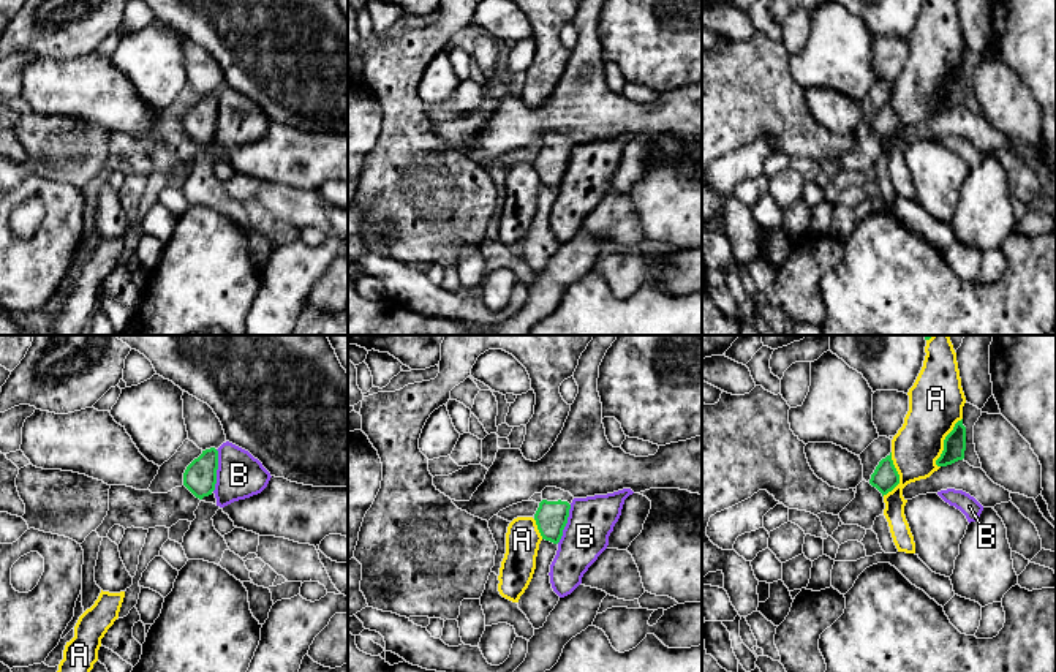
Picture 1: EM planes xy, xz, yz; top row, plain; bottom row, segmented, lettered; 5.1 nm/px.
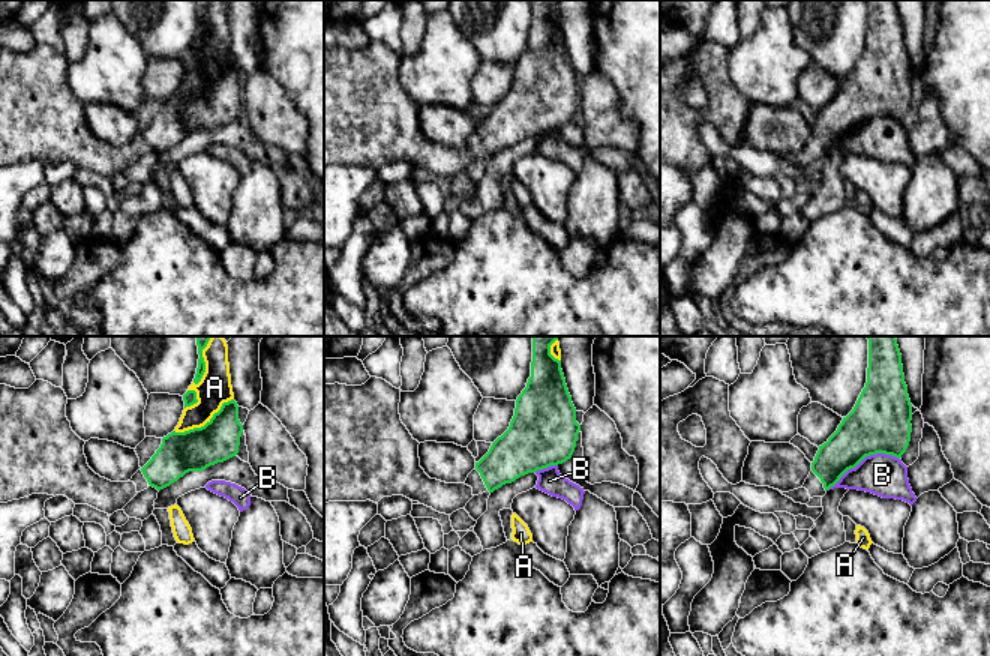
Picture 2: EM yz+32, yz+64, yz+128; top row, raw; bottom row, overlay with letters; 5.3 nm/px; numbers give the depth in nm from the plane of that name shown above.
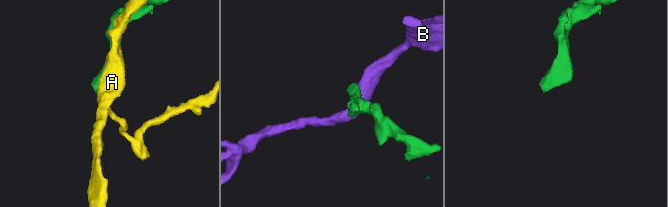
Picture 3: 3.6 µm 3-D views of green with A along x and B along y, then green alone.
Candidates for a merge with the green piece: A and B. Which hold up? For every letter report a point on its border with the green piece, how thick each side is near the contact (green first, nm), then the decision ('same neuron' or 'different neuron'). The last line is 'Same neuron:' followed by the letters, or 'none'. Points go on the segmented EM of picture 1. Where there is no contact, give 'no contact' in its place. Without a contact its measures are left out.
A: yz (944, 443) | 110/280 nm | different neuron
B: xy (217, 468) | 170/240 nm | different neuron
Same neuron: none

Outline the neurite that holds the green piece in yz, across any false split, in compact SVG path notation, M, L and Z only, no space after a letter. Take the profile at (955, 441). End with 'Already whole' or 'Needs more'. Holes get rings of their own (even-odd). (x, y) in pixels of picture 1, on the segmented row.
M963 419L958 421L953 430L944 440L944 451L936 460L937 466L947 466L964 459L966 451L966 427Z. Already whole

